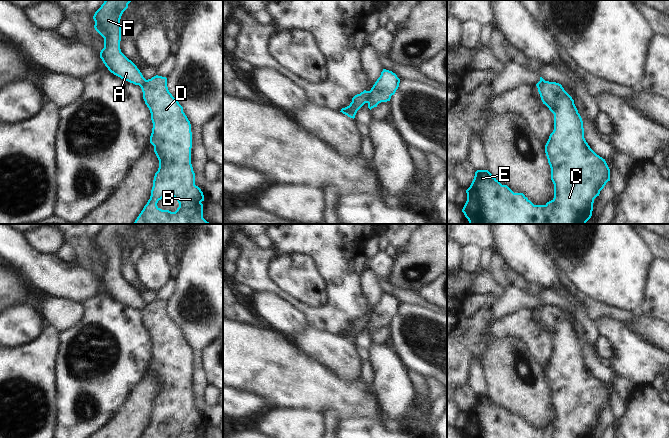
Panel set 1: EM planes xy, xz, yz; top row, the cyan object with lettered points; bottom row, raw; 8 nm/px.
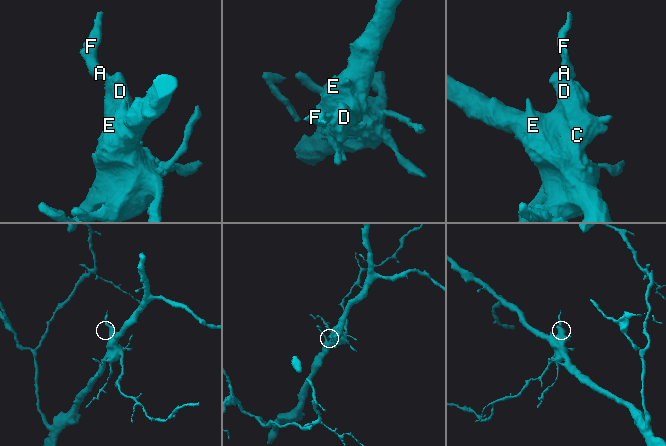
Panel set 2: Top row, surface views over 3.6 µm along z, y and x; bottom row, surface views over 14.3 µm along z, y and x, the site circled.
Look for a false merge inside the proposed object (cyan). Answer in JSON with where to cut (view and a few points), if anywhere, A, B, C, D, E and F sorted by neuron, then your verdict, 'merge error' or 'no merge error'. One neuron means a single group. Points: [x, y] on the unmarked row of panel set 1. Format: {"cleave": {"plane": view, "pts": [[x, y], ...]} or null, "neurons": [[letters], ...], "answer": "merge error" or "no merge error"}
{"cleave": {"plane": "xz", "pts": [[368, 315], [368, 321], [365, 326]]}, "neurons": [["A", "F"], ["B", "C", "D", "E"]], "answer": "merge error"}

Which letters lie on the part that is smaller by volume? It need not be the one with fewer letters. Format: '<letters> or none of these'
A, F

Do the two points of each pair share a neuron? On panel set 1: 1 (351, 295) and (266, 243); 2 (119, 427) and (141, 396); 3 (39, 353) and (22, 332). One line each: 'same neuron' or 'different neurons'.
1: different neurons
2: same neuron
3: different neurons

